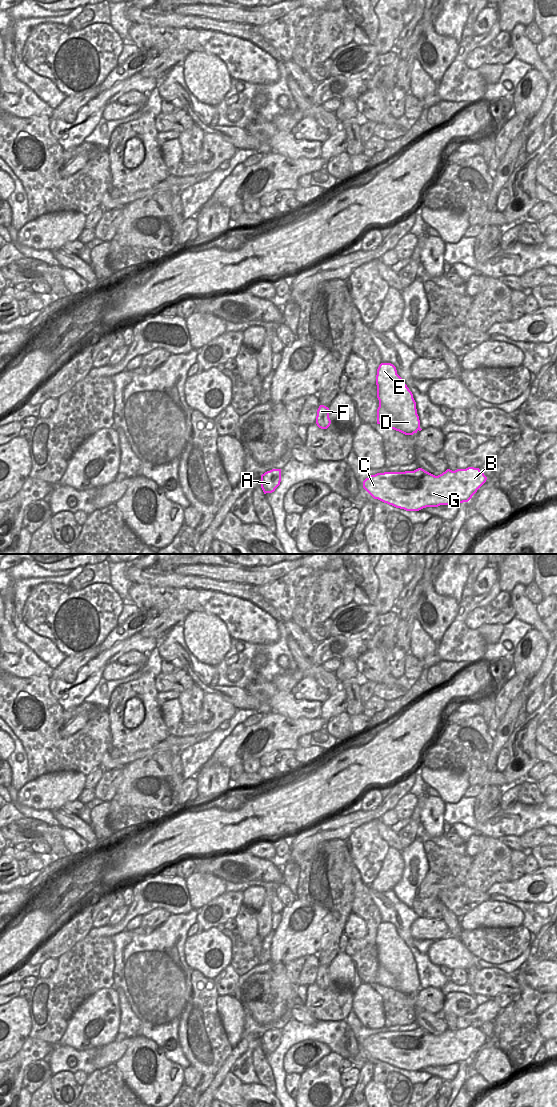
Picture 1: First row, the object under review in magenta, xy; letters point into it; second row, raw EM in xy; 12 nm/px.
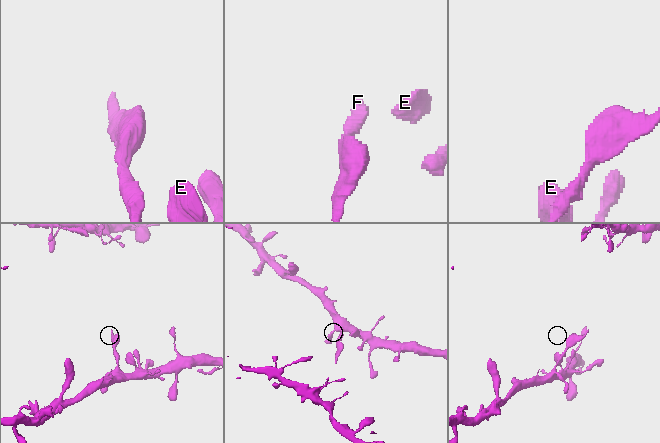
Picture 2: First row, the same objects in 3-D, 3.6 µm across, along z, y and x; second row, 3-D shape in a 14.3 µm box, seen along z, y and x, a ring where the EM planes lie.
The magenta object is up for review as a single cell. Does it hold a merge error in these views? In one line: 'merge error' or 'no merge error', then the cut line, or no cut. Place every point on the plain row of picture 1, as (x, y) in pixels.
merge error; cut in xy along (330, 980), (325, 980), (318, 986)

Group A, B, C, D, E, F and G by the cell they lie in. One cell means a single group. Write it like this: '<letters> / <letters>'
A B C D E G / F

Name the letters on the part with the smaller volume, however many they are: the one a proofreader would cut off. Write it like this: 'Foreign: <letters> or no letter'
Foreign: F

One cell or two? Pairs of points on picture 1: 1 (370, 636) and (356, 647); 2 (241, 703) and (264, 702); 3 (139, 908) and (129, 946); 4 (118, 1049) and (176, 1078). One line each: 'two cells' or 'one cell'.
1: one cell
2: one cell
3: two cells
4: two cells

